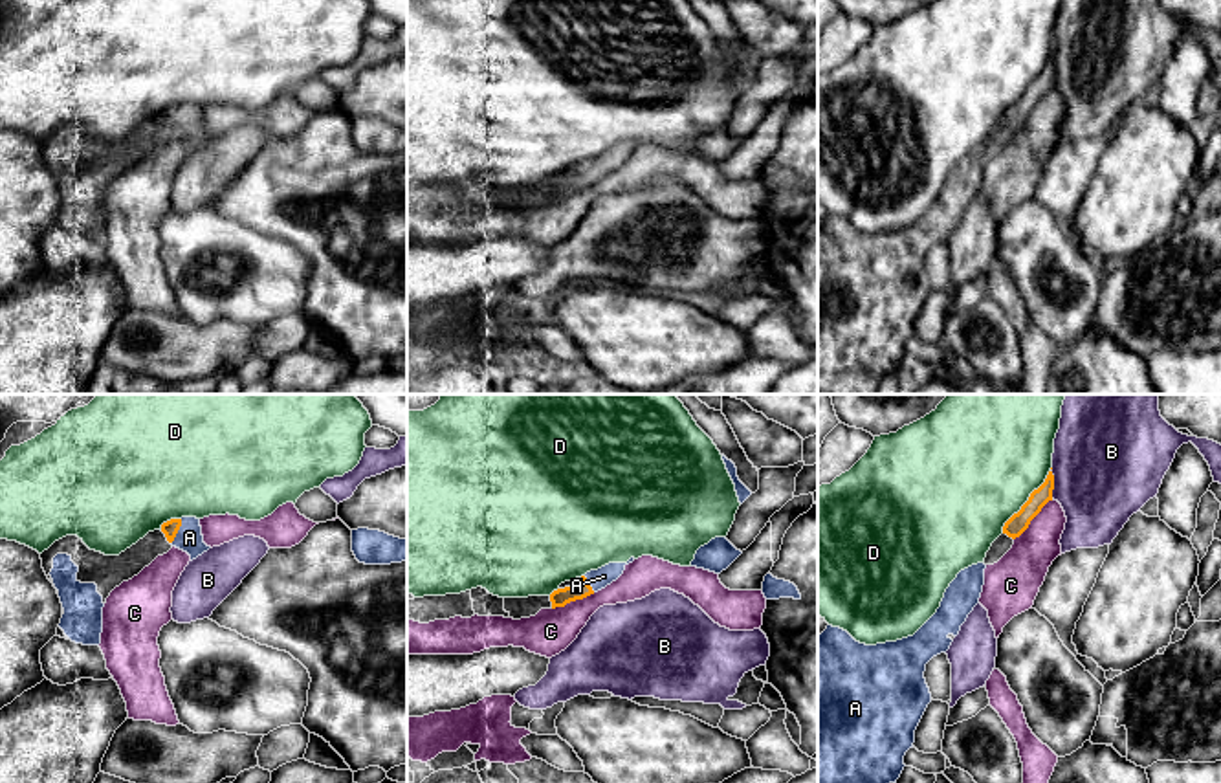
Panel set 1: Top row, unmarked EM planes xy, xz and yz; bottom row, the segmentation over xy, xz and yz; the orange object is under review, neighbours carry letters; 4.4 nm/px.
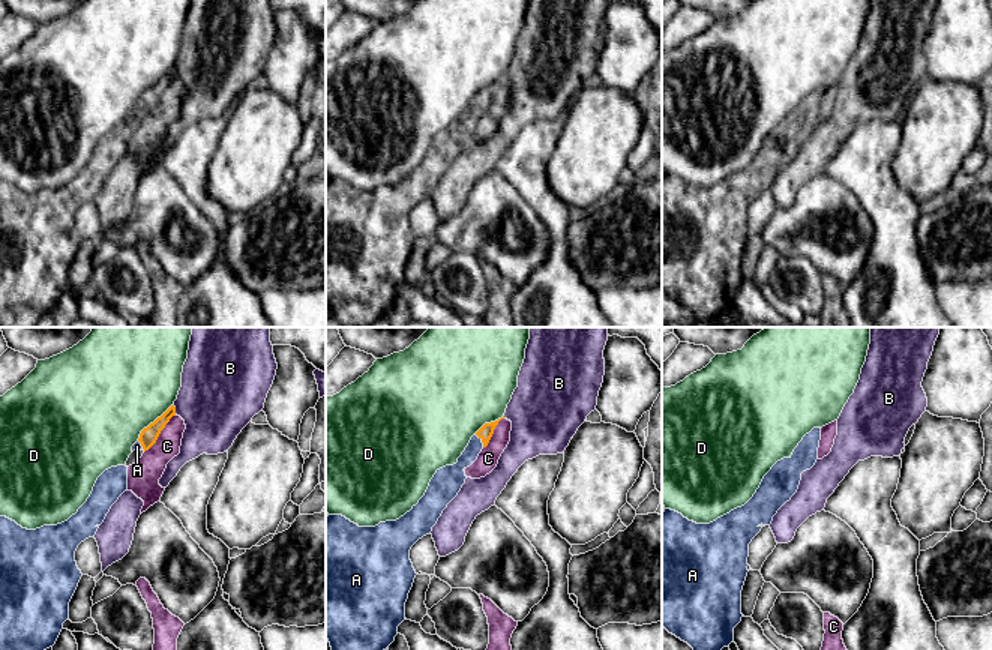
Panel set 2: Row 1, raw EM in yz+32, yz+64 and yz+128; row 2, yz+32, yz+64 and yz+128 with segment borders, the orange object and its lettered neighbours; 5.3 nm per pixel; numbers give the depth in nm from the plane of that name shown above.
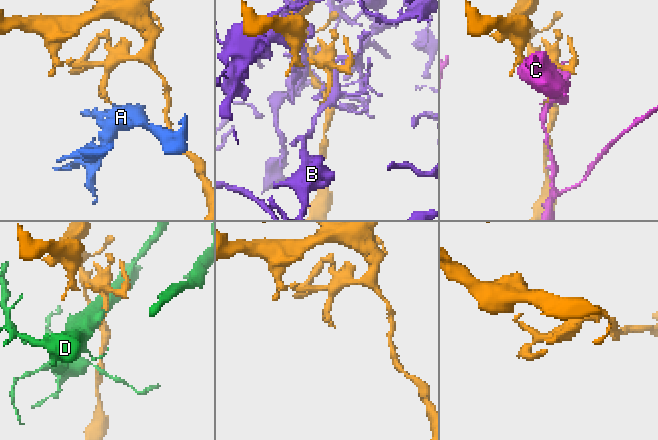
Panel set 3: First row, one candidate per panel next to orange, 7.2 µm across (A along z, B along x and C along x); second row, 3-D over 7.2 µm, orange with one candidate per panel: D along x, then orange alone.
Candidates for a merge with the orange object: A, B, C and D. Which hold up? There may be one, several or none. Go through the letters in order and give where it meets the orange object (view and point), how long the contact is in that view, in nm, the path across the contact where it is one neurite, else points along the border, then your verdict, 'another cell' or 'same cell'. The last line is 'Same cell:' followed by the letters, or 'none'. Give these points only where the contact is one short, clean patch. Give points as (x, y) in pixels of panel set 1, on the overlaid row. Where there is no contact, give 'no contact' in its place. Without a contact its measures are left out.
A: meets orange in xy at (176, 532); contact 120 nm long; runs through xy (169, 529), (176, 532), (189, 538); same cell
B: meets orange in yz at (1053, 483); contact 140 nm long; another cell
C: meets orange in yz at (1033, 518); contact 260 nm long; another cell
D: meets orange in yz at (1029, 499); contact 360 nm long; another cell
Same cell: A

